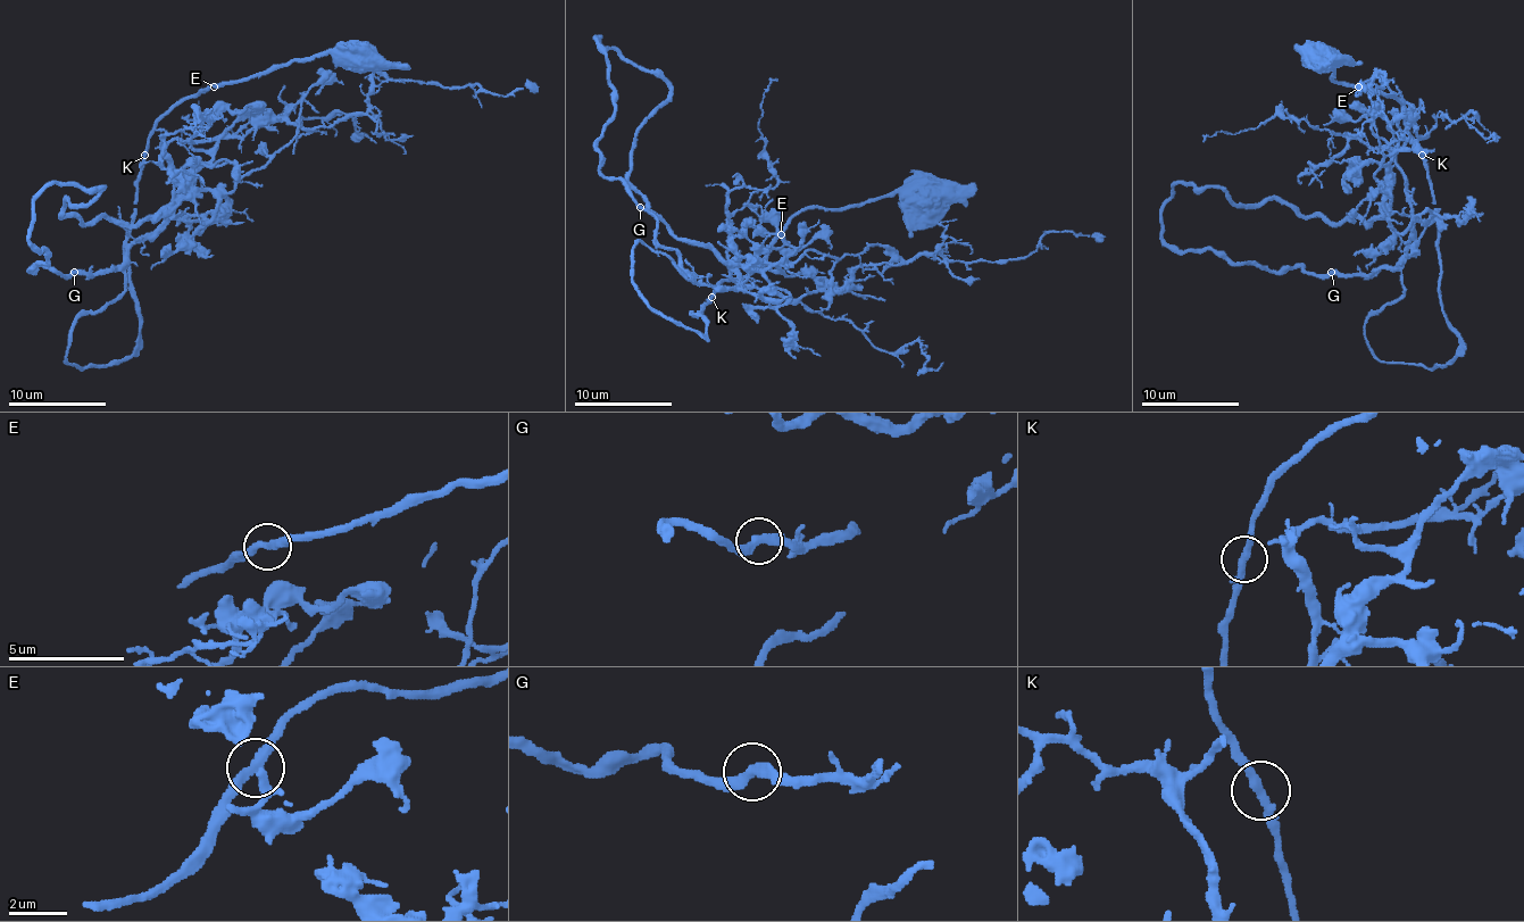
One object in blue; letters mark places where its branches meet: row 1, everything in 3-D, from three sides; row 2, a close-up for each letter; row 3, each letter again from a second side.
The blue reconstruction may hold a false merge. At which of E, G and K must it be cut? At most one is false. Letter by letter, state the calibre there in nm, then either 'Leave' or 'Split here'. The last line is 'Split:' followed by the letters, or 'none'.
E: Thickness 320 nm. Leave
G: Thickness 300 nm. Leave
K: Thickness 300 nm. Leave
Split: none

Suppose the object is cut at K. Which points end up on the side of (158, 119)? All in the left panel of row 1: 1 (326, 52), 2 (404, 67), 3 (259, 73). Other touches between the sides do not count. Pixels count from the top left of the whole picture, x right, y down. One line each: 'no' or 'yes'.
1: yes
2: yes
3: yes

